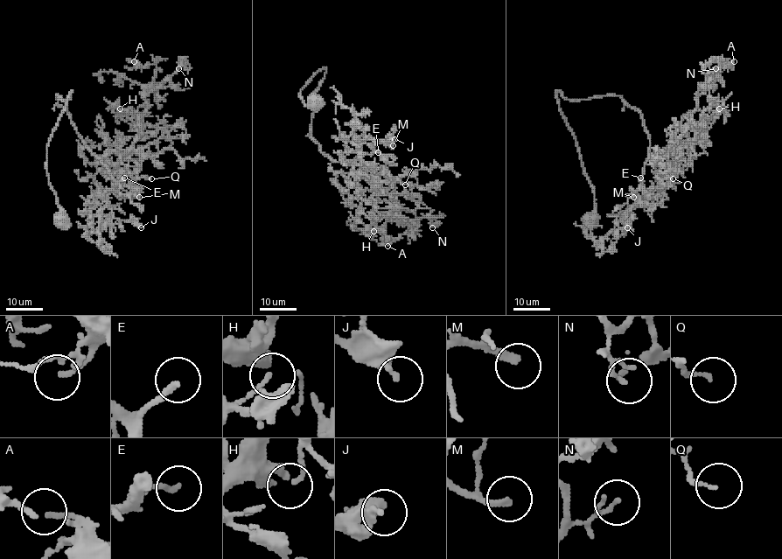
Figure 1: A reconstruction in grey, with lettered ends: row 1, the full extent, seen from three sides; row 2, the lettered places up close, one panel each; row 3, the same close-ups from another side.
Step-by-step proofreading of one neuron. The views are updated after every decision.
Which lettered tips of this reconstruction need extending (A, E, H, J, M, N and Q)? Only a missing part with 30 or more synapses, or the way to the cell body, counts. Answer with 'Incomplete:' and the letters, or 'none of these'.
Incomplete: E, M

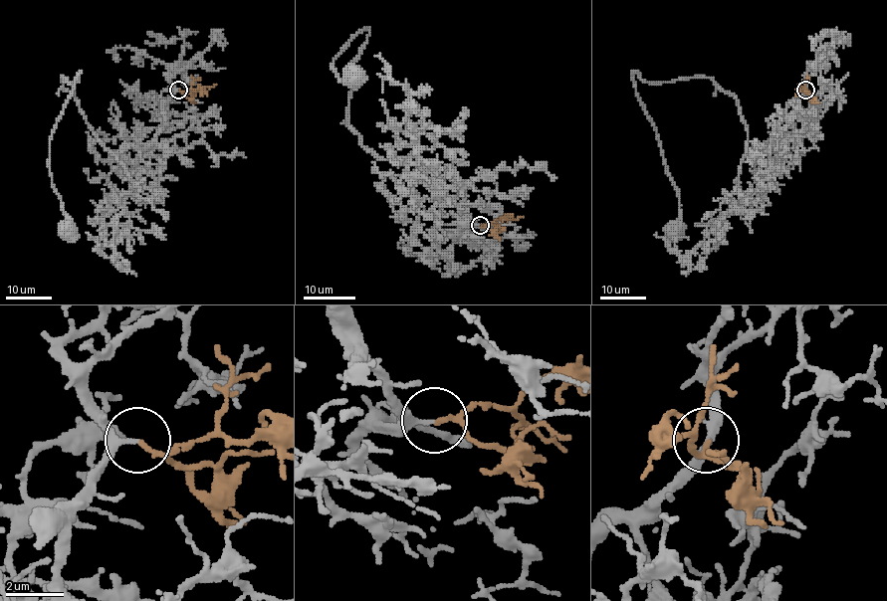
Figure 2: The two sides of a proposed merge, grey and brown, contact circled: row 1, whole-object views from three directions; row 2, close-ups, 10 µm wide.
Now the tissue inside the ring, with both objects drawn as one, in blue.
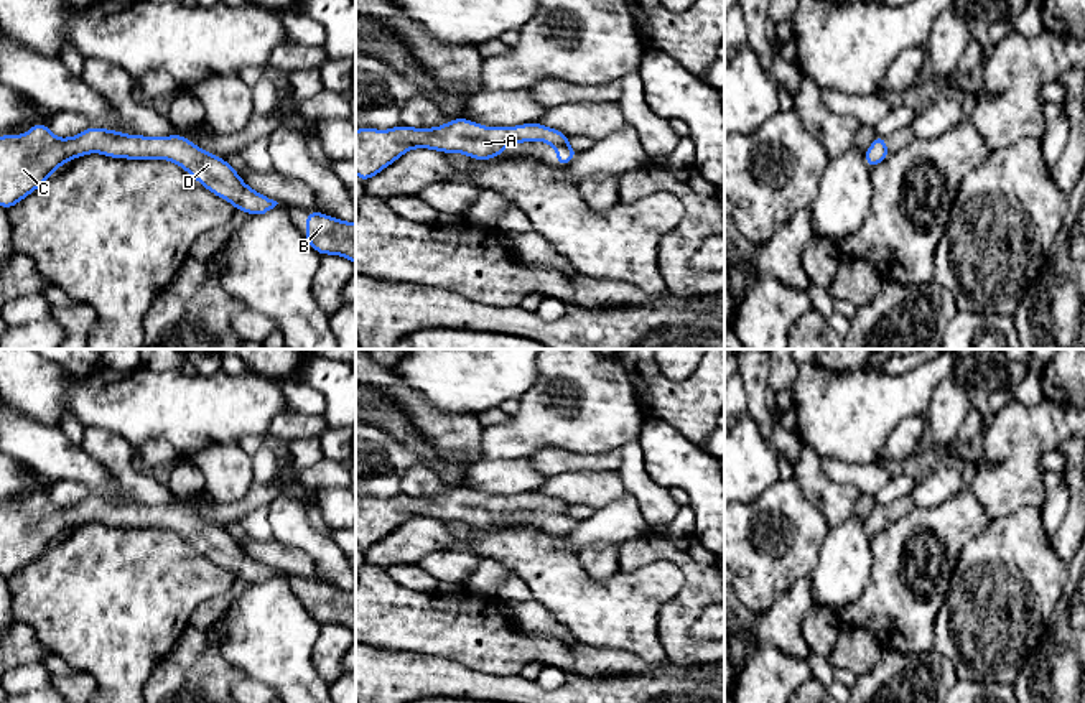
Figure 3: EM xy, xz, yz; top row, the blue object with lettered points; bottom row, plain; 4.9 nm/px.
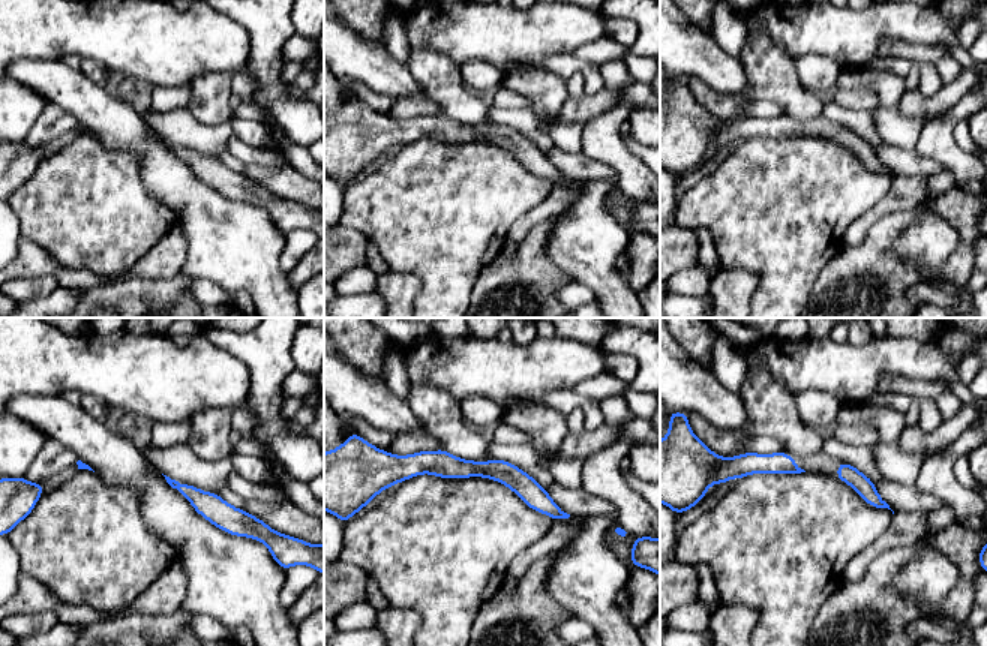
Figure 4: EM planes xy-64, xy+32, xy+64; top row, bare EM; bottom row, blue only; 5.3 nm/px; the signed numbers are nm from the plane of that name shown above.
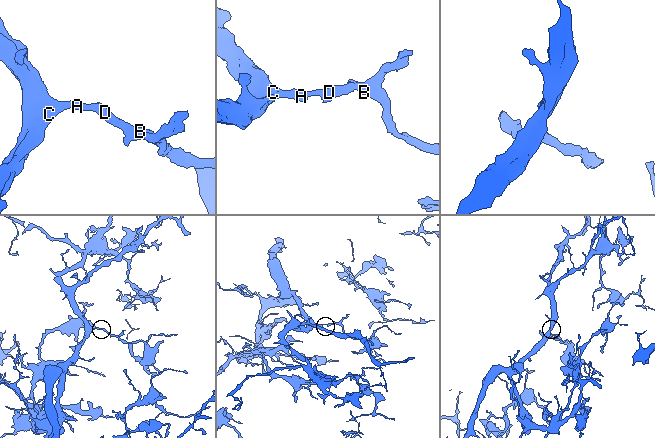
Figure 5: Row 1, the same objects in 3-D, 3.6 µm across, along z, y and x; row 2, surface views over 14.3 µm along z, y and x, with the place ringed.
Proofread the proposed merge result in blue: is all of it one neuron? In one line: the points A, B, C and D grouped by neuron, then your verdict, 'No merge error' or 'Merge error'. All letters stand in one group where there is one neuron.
Groups: A B C D. No merge error

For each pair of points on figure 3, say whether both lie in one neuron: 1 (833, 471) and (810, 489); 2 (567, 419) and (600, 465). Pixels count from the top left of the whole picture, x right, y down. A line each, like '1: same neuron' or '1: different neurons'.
1: different neurons
2: different neurons

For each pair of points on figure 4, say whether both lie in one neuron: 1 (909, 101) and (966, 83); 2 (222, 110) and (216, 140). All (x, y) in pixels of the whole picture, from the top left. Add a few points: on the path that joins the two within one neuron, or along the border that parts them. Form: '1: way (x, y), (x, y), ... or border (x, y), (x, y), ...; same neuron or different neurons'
1: way (923, 102), (939, 102), (953, 92); same neuron
2: border (186, 110), (204, 123), (230, 120); different neurons

